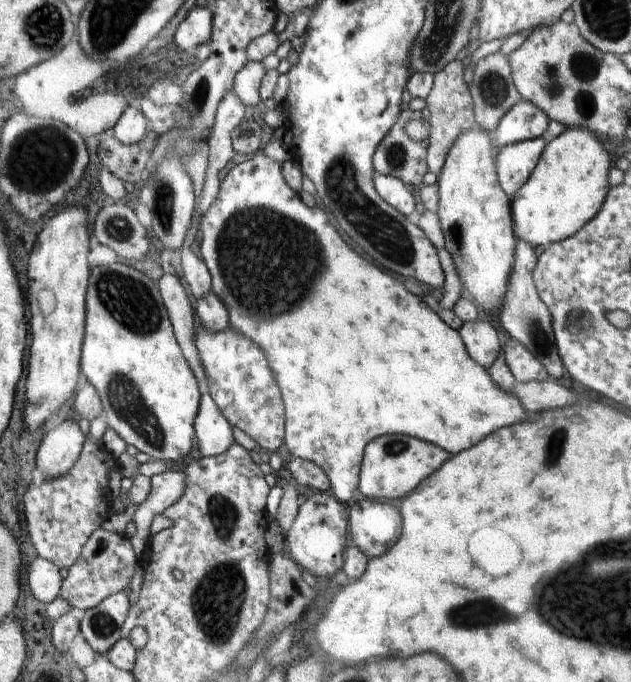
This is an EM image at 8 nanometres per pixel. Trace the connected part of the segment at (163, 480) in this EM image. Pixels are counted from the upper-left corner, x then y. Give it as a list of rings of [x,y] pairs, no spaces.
[[[165,471],[150,478],[150,494],[148,498],[139,505],[139,509],[136,509],[132,520],[130,520],[136,527],[136,536],[138,536],[140,542],[149,538],[150,524],[152,524],[154,517],[156,515],[162,515],[166,507],[172,506],[178,498],[182,498],[184,488],[186,488],[186,480],[184,480],[184,478],[186,478],[186,474],[182,471]]]

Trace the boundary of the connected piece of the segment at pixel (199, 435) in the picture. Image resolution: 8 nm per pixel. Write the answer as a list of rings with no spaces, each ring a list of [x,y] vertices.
[[[202,391],[198,416],[194,420],[194,438],[202,457],[224,454],[234,444],[234,432],[208,391]]]

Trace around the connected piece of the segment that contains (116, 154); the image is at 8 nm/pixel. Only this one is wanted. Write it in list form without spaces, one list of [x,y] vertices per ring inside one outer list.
[[[149,129],[136,144],[120,142],[112,133],[105,135],[97,150],[99,162],[110,174],[122,182],[140,182],[147,177],[146,166],[152,150],[157,145],[158,135]]]

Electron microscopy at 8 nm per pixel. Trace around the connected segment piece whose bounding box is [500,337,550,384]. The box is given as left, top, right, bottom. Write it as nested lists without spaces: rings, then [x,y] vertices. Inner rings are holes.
[[[511,337],[500,346],[500,352],[504,352],[504,360],[517,384],[530,380],[545,381],[550,378],[547,370],[534,355]]]

